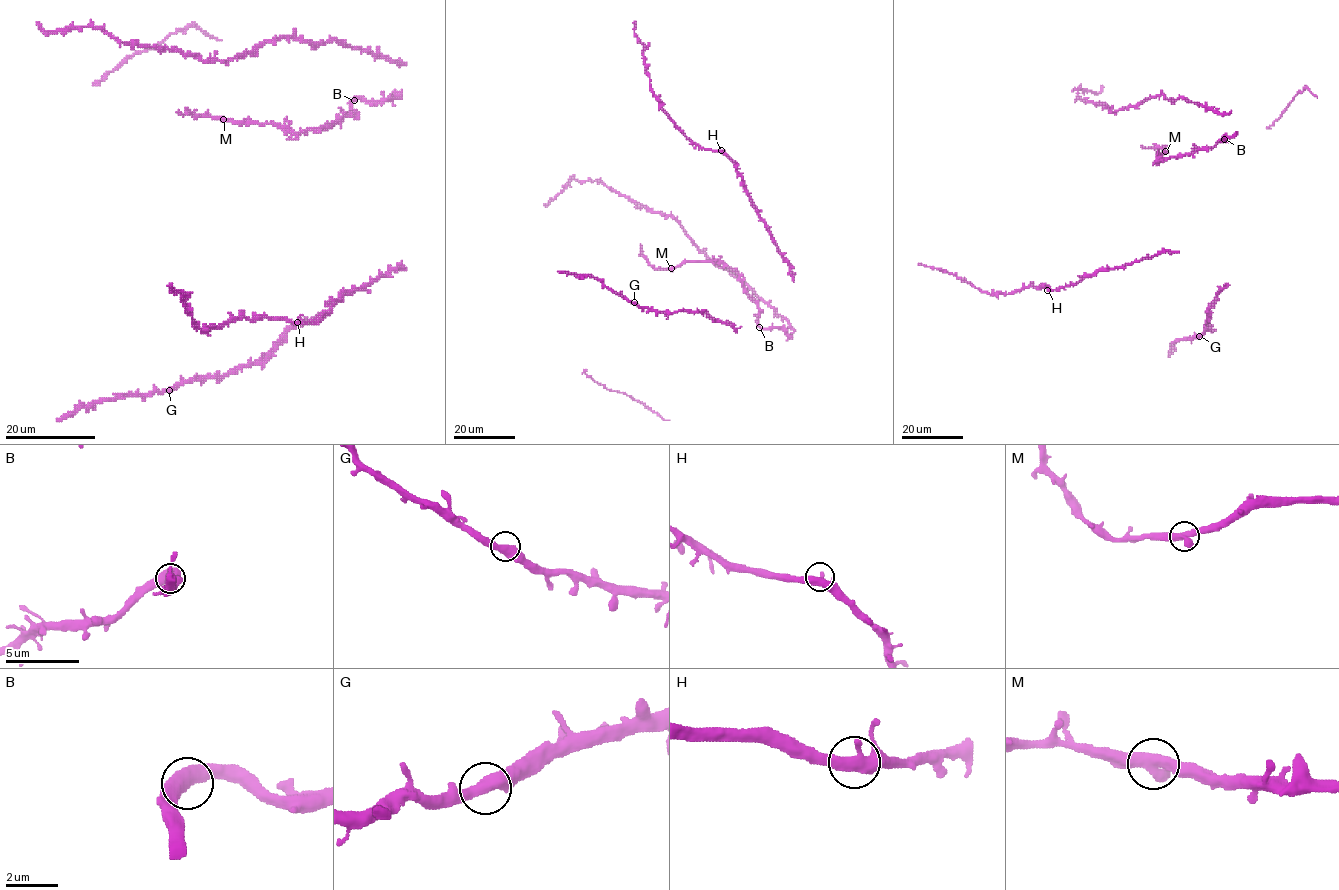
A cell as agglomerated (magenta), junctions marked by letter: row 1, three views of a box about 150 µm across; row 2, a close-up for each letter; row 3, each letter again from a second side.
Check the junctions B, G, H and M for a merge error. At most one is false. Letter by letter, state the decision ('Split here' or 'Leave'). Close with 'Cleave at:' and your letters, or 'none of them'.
B: Leave
G: Leave
H: Leave
M: Leave
Cleave at: none of them

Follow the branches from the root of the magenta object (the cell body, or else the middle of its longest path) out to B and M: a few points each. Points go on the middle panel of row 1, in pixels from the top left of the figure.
B: (743, 286), (757, 305), (759, 327)
M: (743, 286), (740, 276), (719, 261), (683, 262), (670, 268)

